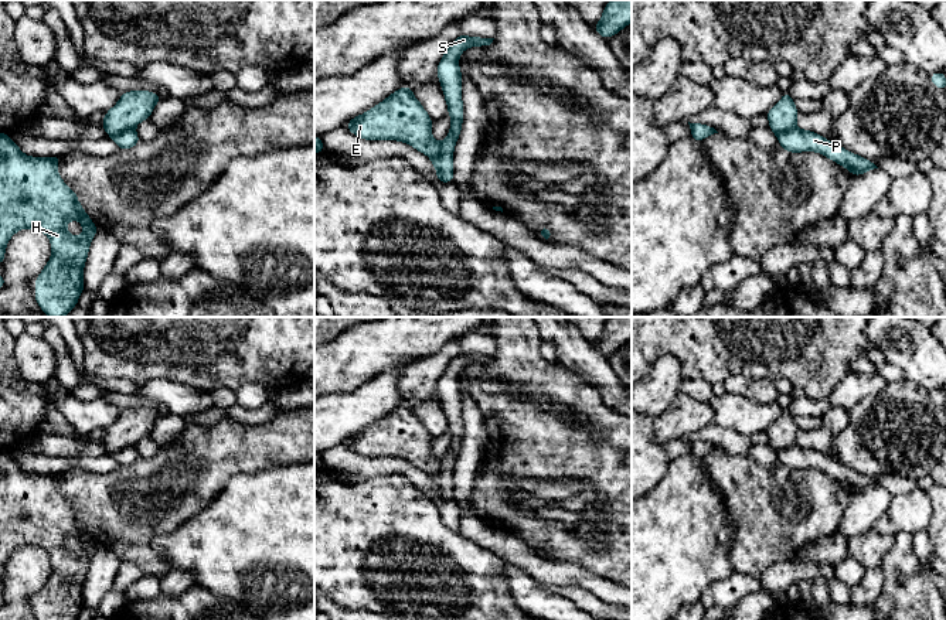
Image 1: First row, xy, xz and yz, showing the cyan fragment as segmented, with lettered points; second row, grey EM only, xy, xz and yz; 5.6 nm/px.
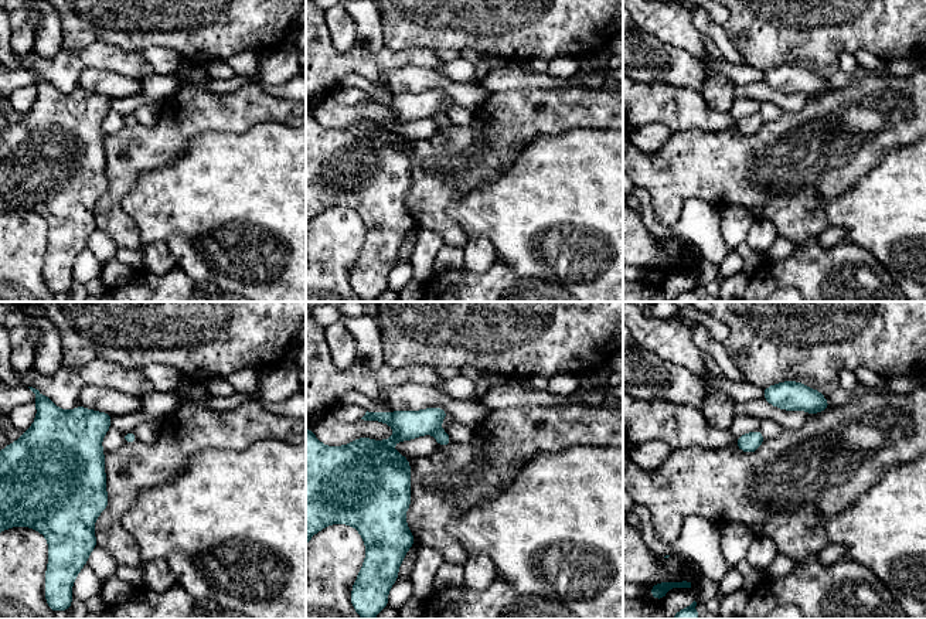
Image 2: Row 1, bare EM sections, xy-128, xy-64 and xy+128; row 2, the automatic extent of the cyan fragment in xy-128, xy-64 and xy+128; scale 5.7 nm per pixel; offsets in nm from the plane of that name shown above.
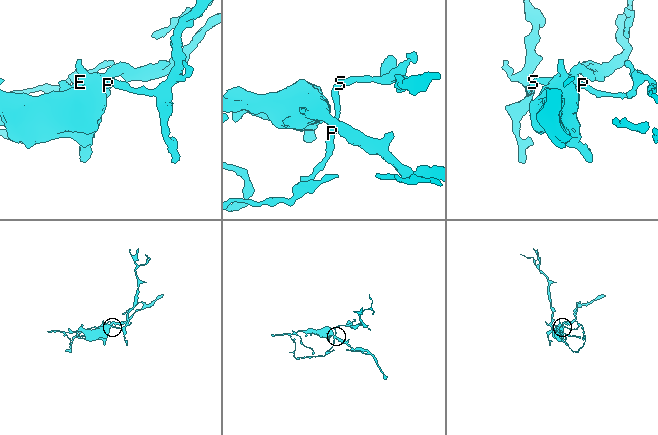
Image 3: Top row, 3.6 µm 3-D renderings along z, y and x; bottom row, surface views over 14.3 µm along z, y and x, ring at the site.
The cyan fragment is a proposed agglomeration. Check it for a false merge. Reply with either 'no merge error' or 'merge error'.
merge error

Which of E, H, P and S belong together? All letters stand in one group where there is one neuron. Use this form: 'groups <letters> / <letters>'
groups E H / P S

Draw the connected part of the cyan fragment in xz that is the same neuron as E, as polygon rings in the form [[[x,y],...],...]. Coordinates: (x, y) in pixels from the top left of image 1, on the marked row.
[[[411,86],[391,93],[365,113],[348,120],[348,132],[364,140],[398,140],[433,157],[442,143],[432,139],[432,119],[414,96]]]

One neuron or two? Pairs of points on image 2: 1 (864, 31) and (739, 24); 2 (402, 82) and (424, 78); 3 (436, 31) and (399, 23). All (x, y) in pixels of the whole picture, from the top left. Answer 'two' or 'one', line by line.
1: one
2: one
3: one

